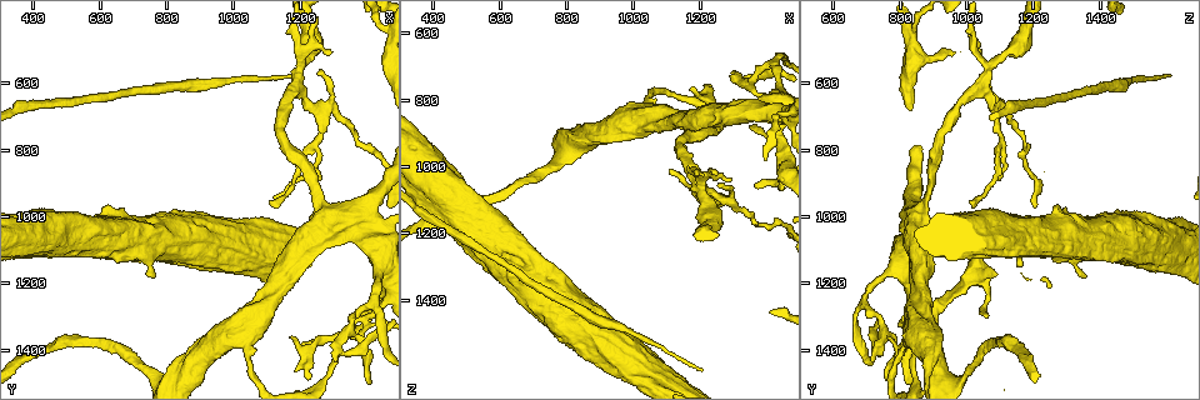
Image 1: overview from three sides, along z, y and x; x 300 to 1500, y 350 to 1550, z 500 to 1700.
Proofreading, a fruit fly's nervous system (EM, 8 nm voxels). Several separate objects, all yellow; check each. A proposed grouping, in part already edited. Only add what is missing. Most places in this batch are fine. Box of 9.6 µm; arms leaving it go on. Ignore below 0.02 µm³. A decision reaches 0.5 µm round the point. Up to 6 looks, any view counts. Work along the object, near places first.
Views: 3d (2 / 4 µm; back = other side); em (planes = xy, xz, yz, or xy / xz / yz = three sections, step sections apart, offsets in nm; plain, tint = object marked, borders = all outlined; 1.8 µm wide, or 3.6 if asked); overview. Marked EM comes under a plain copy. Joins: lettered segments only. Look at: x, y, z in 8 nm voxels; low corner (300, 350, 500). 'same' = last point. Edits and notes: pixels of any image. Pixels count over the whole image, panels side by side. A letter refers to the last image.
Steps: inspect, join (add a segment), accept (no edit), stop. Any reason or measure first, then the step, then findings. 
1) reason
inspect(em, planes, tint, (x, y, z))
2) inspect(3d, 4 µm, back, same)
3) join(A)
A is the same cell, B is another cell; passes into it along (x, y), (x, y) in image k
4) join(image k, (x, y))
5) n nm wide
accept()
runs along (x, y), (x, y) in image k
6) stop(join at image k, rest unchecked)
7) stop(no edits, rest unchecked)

sharp bend
inspect(3d, 2 µm, (1310, 1390, 740))

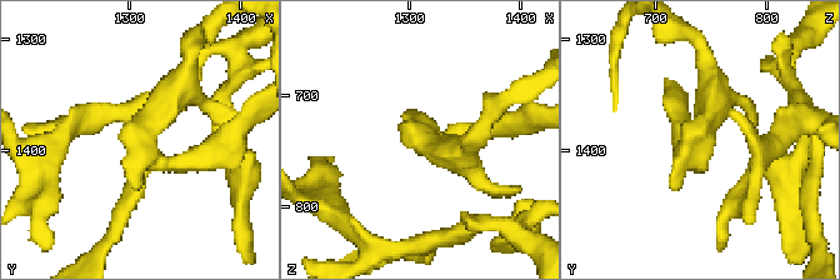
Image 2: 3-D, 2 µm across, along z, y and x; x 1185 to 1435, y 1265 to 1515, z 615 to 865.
inspect(em, planes, borders, (1316, 1396, 738))

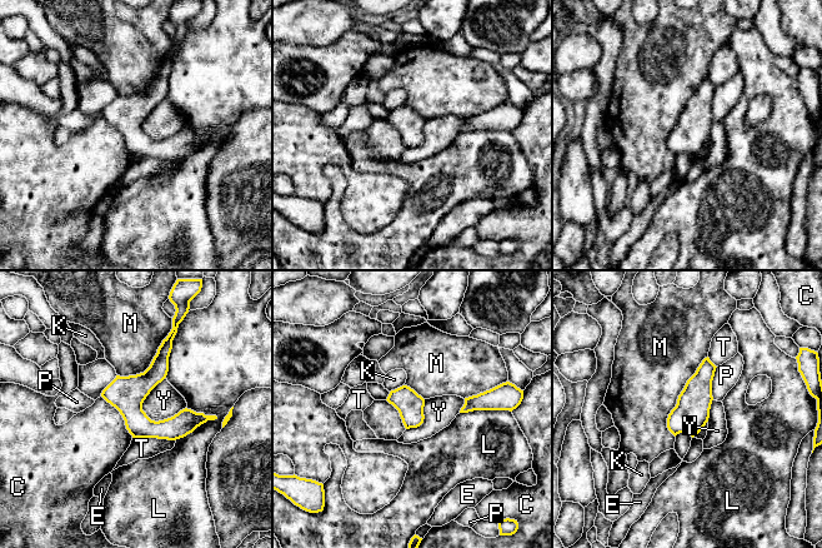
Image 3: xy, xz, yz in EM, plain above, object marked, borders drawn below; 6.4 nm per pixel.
accept()
C, E, K, L, M, P, T and Y are other cells; no lettered segment goes on from it

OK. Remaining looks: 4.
sudden change in width
inspect(3d, 4 µm, (1450, 420, 840))

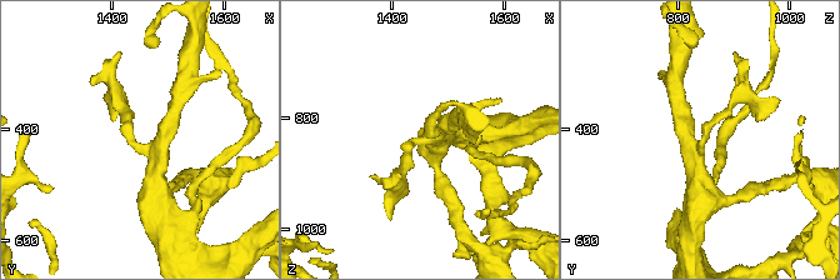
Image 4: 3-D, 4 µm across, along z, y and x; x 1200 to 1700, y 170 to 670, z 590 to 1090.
need the tissue
inspect(em, planes, tint, (1445, 425, 850))

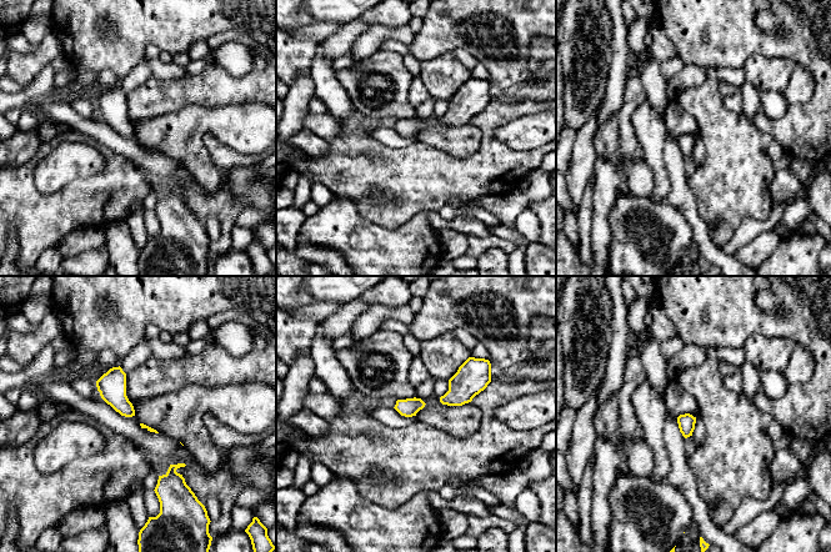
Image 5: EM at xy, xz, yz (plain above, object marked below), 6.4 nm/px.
inspect(em, planes, borders, same)

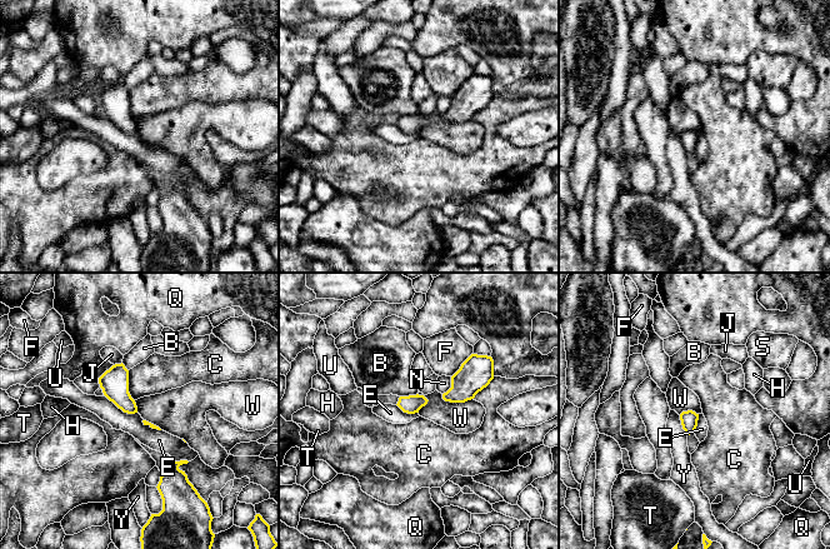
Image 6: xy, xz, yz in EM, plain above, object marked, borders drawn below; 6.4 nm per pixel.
E touches over 240 nm
accept()
B, C, E, F, H, J, N, Q, S, T, U, W and Y are other cells; border along (441, 394), (450, 402), (473, 398) in image 6; none of them fits

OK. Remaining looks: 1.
stops while still wide
inspect(em, planes, borders, (760, 1180, 1360))

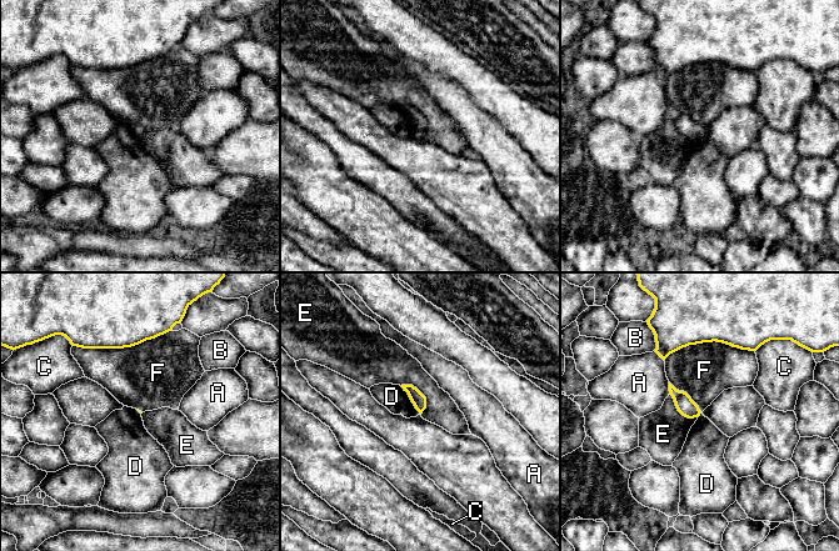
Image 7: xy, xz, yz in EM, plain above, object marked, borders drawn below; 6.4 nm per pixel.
accept()
A, B, C, D, E and F are other cells; no lettered segment goes on from it

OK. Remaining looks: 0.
stop(no edits, rest unchecked)

